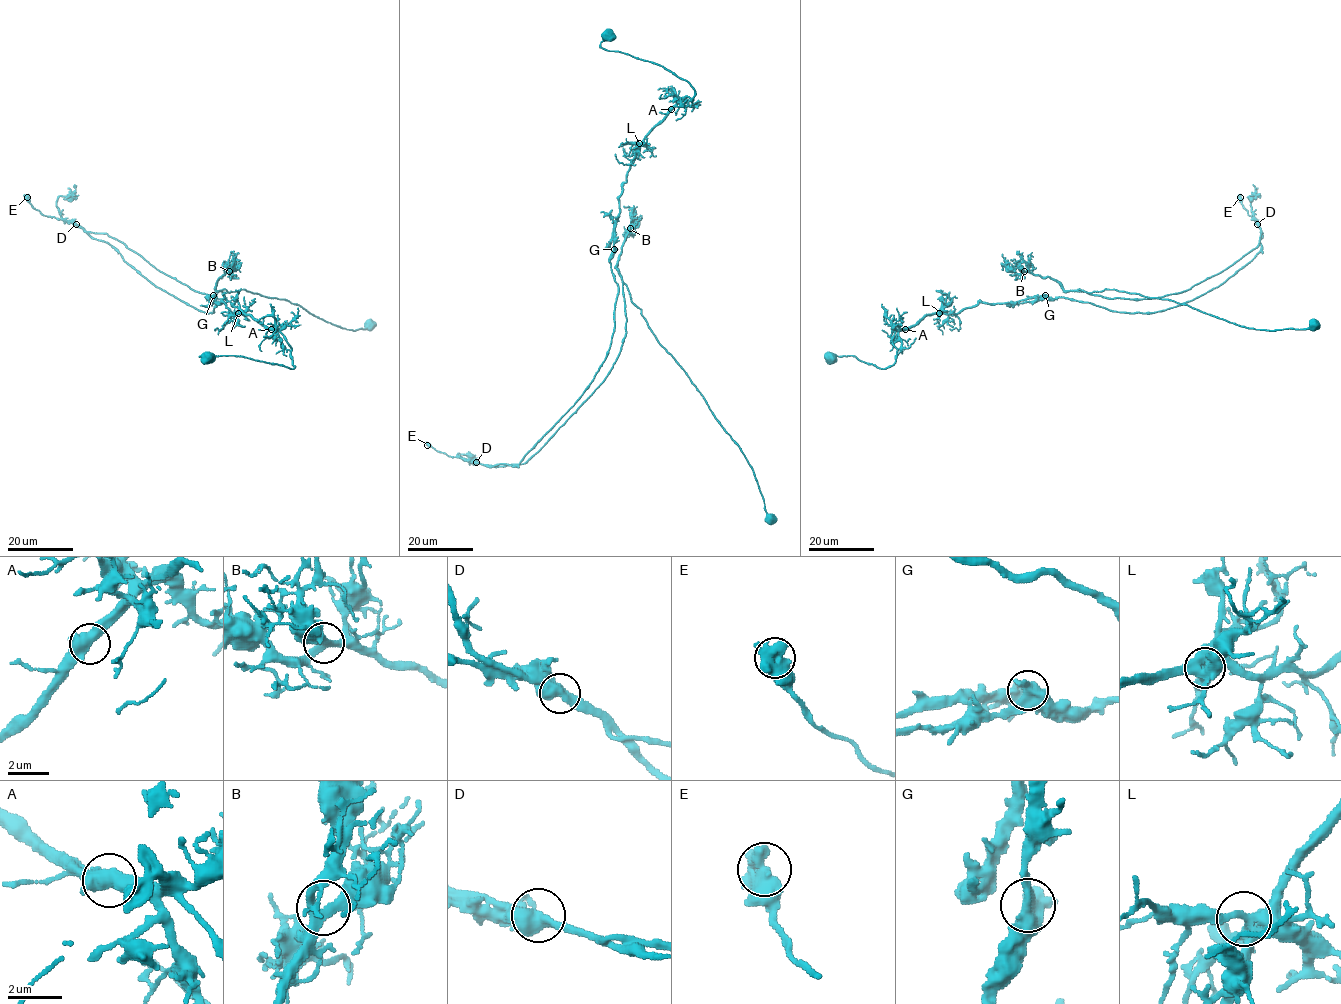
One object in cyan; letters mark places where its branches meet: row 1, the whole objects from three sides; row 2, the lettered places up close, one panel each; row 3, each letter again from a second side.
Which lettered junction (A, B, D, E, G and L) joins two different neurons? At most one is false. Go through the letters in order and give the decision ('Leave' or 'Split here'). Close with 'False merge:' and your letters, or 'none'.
A: Leave
B: Leave
D: Split here
E: Leave
G: Leave
L: Leave
False merge: D

